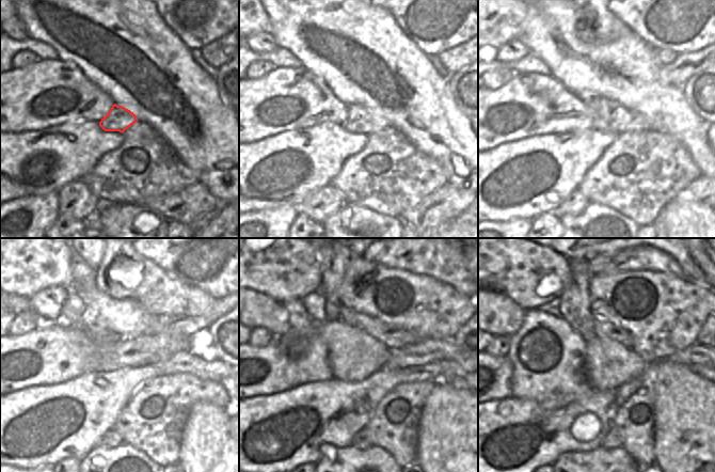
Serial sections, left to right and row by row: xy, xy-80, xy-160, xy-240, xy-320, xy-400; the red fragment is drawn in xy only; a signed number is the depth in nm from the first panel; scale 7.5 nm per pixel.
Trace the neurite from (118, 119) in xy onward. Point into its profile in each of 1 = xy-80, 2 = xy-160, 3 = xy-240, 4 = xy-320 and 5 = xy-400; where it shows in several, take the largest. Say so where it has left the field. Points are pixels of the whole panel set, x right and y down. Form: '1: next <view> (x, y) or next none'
1: next xy-80 (360, 119)
2: next xy-160 (607, 115)
3: next xy-240 (217, 371)
4: next xy-320 (455, 381)
5: next none

